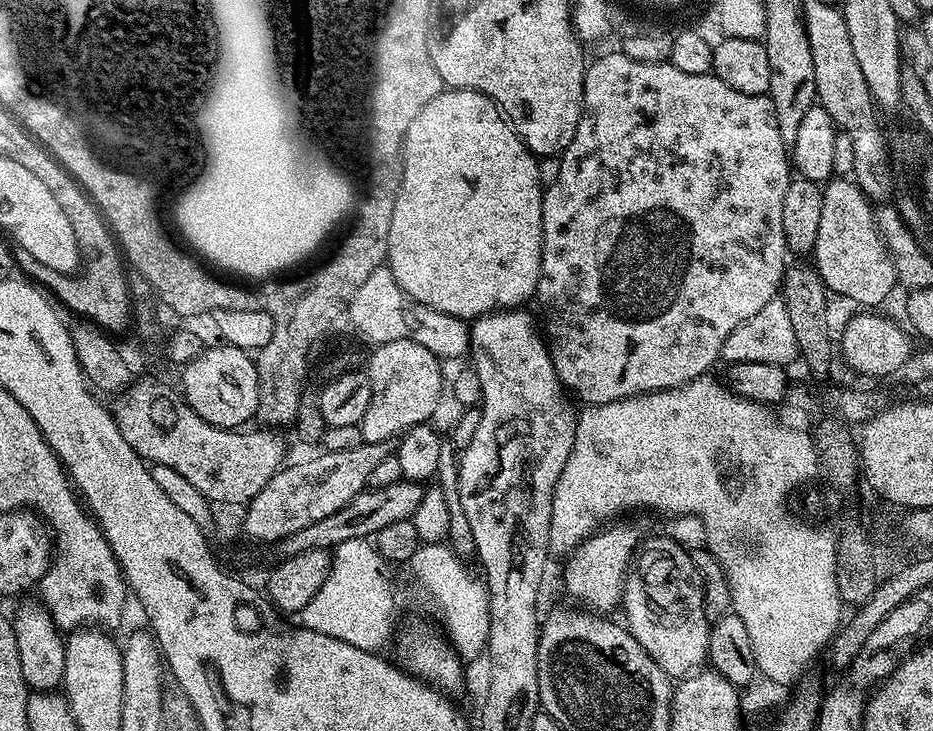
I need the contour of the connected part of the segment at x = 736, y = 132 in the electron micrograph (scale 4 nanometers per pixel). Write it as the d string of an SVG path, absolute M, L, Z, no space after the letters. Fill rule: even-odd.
M613 50L605 56L600 56L596 61L589 63L584 70L584 107L580 114L578 130L570 142L570 146L560 156L560 169L558 179L554 186L544 188L544 201L542 202L542 266L540 267L540 281L536 287L535 303L540 303L540 312L544 315L542 320L542 332L546 337L548 353L552 355L554 370L558 374L561 384L577 401L585 400L585 405L605 404L606 402L618 402L622 398L641 396L643 392L661 392L667 388L677 388L683 384L689 384L692 380L699 380L701 376L711 373L712 367L721 359L723 343L734 333L738 326L742 326L747 319L762 310L771 299L778 296L780 286L784 282L784 270L790 260L788 243L782 230L782 202L786 198L786 186L790 179L790 152L782 142L782 136L778 134L778 122L772 109L772 100L766 94L755 96L754 94L742 94L734 90L734 86L726 86L718 77L711 74L686 74L686 70L678 70L671 62L663 64L651 64L650 62L634 62L625 52Z

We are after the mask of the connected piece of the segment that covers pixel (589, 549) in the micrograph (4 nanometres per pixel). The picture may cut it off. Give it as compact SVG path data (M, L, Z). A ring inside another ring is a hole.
M620 518L587 536L567 557L564 564L564 588L577 605L597 614L612 614L619 609L624 594L624 578L634 553L642 543L640 528Z

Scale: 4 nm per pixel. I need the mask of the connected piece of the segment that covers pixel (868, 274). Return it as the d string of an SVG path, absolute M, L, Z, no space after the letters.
M848 178L829 179L827 183L823 185L823 189L824 197L822 198L822 218L818 221L818 238L816 239L816 247L814 249L814 257L816 256L816 260L814 259L814 267L816 271L819 272L822 282L824 283L824 287L828 289L829 293L836 295L837 292L837 294L844 300L853 300L856 304L864 304L860 306L863 306L868 310L875 309L875 304L882 303L892 291L897 291L898 285L896 283L896 275L894 274L894 262L890 258L890 254L886 250L886 246L882 242L882 238L876 229L874 214L872 213L874 205L872 201L864 195L864 191L859 188L855 182Z

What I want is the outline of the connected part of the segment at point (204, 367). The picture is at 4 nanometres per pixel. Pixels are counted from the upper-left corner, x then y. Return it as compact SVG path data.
M216 342L213 348L205 347L199 356L183 365L184 401L206 422L219 428L239 429L255 417L260 405L260 379L256 360L233 344Z

